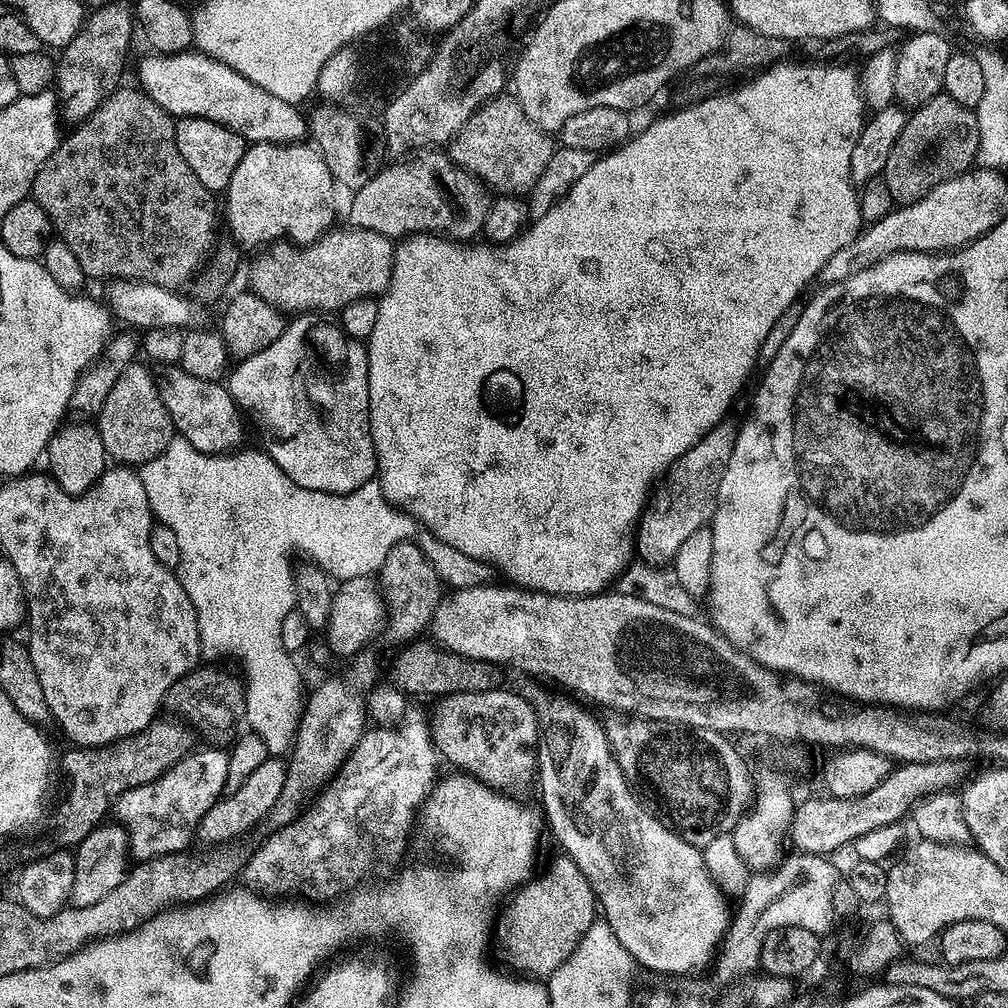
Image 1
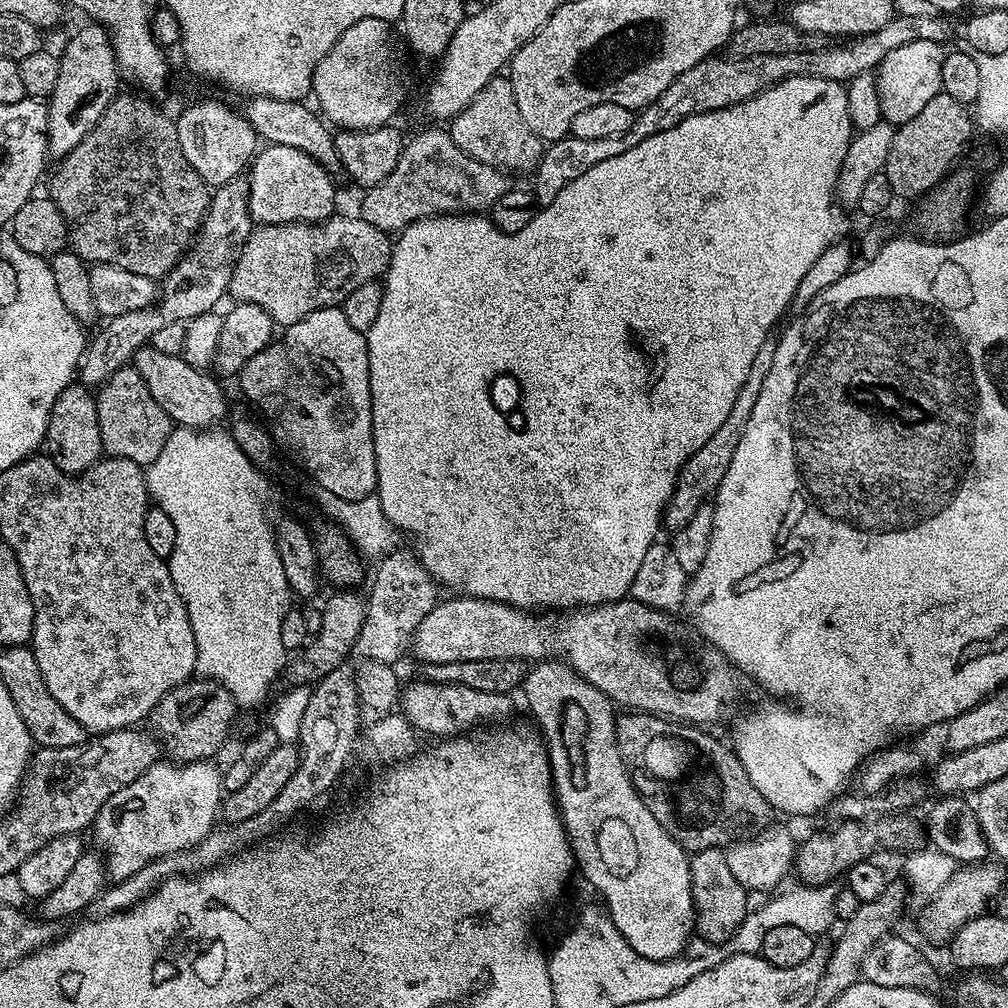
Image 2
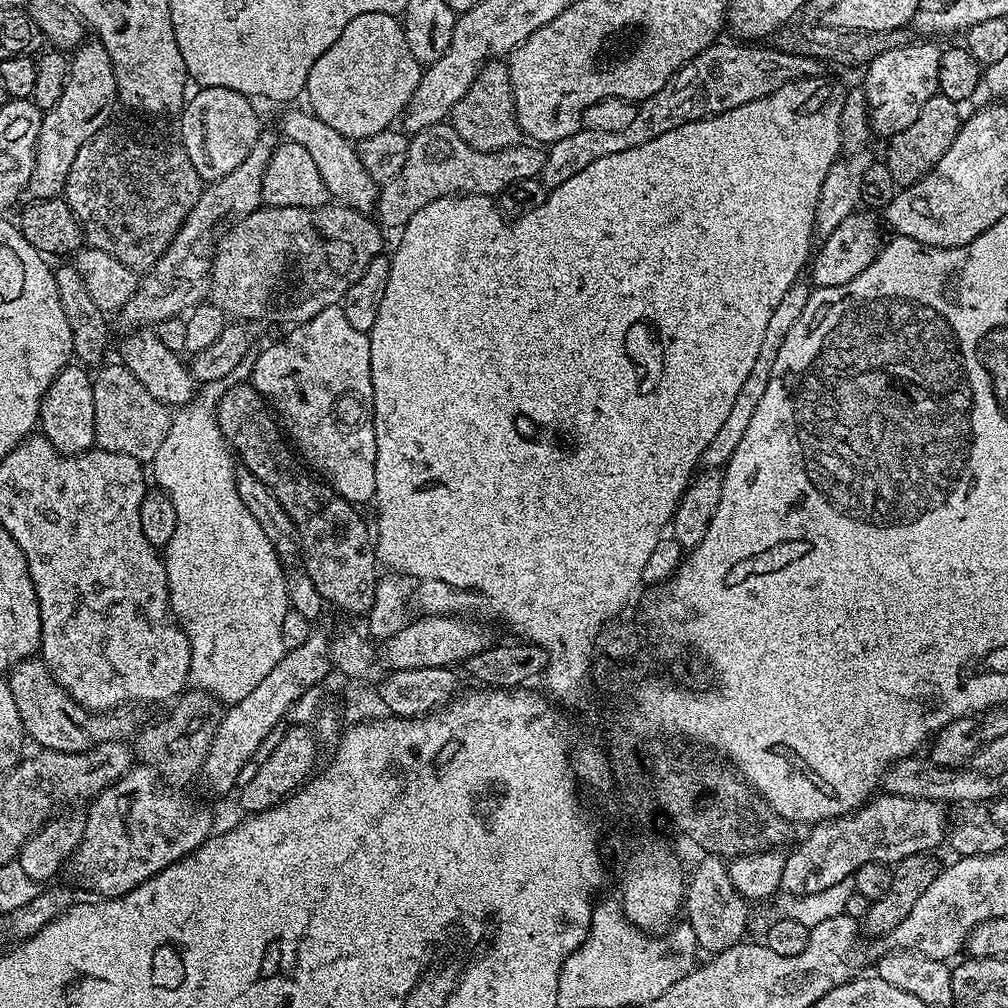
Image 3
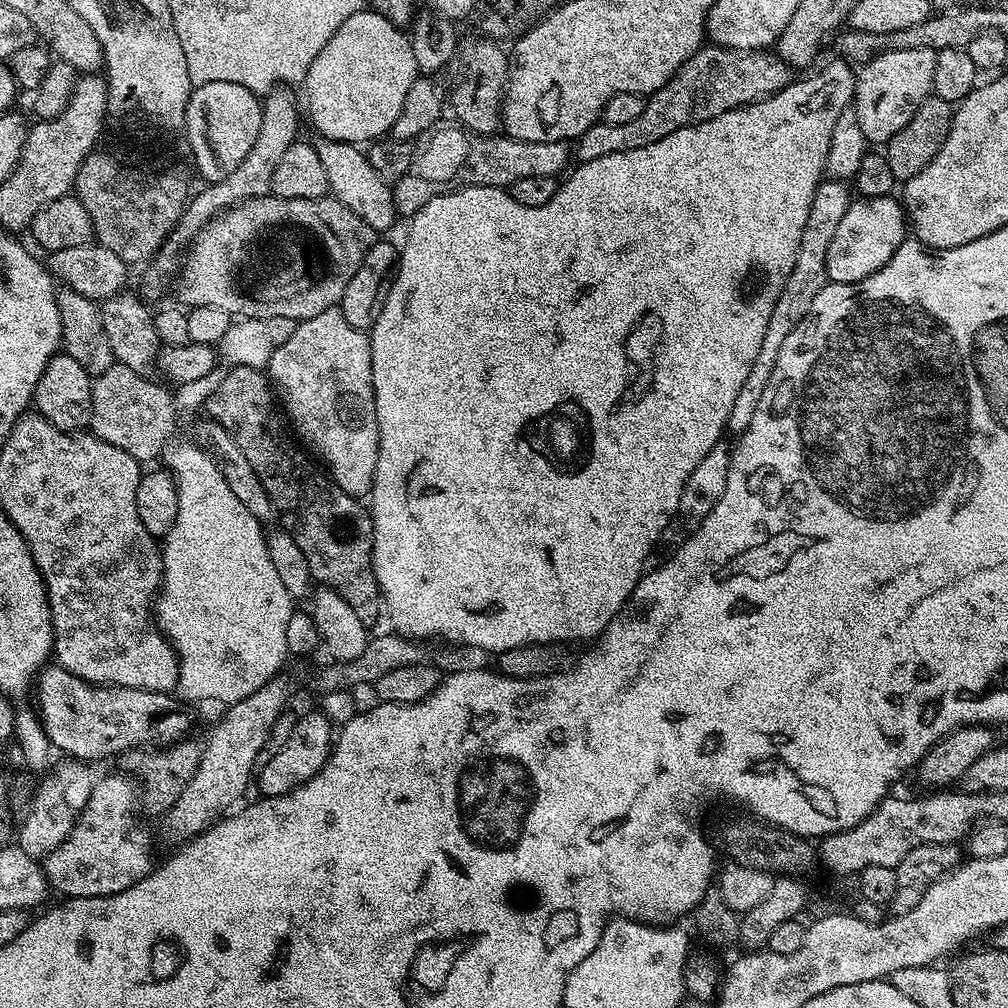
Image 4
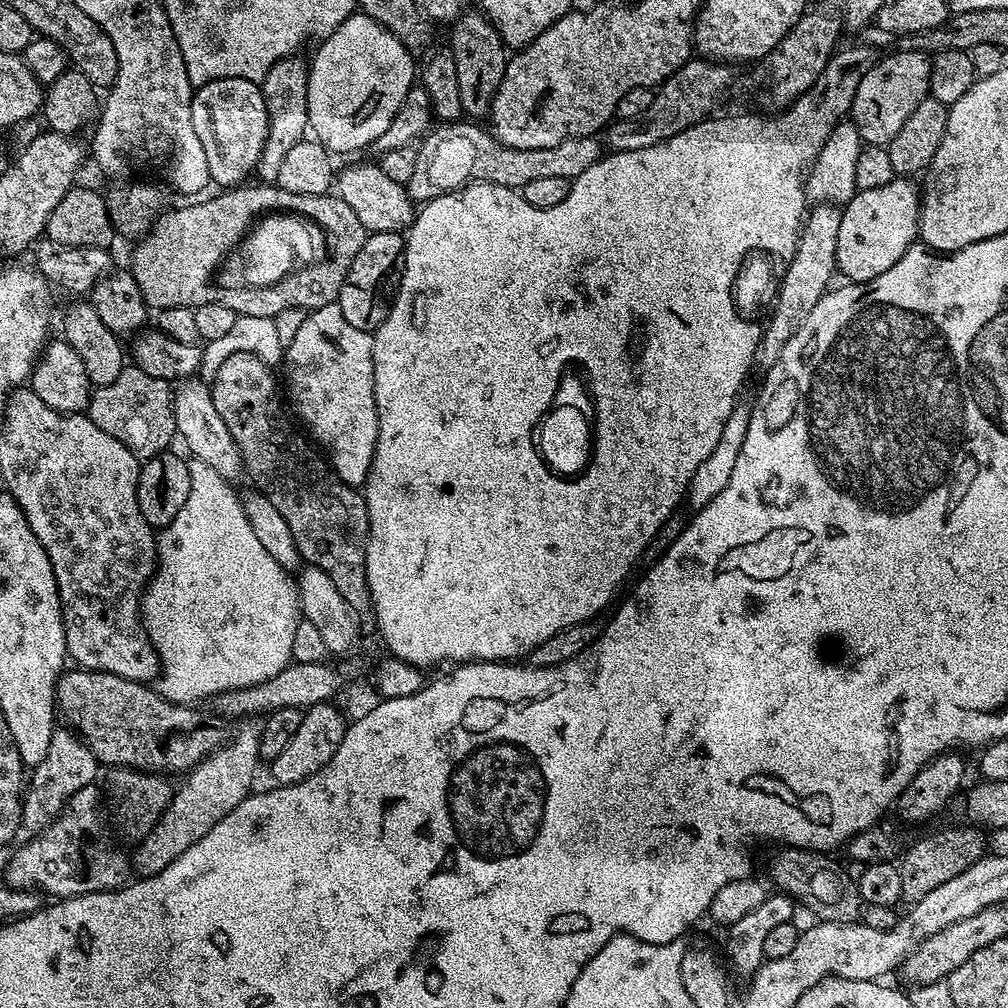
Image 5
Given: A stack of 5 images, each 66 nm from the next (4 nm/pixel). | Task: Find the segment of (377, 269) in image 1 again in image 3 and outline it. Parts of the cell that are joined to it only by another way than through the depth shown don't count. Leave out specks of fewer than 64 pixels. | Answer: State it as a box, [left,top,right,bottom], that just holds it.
[211,202,385,326]

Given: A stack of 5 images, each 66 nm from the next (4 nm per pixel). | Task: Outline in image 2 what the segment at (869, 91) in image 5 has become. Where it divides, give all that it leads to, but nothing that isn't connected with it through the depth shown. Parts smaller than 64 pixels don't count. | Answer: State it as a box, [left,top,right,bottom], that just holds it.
[876,42,946,126]

